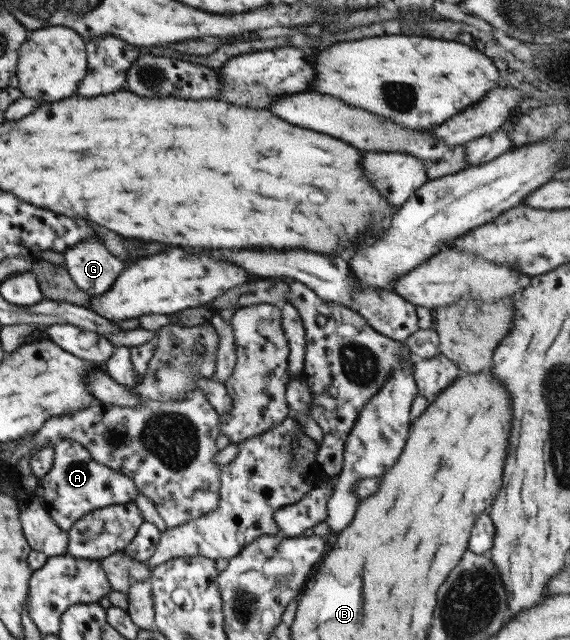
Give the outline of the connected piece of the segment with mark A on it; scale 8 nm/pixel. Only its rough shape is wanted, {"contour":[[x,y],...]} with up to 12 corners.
{"contour":[[77,441],[53,447],[34,497],[68,531],[85,513],[133,502],[130,478]]}

